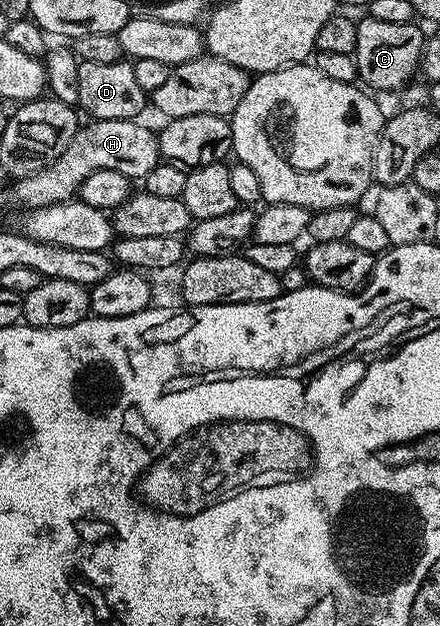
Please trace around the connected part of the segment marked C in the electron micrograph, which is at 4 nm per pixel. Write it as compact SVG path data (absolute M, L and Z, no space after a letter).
M371 17L357 20L358 32L353 56L358 62L358 79L371 92L398 91L414 74L416 76L419 74L424 34L422 35L421 29L416 24L414 21L392 24Z

